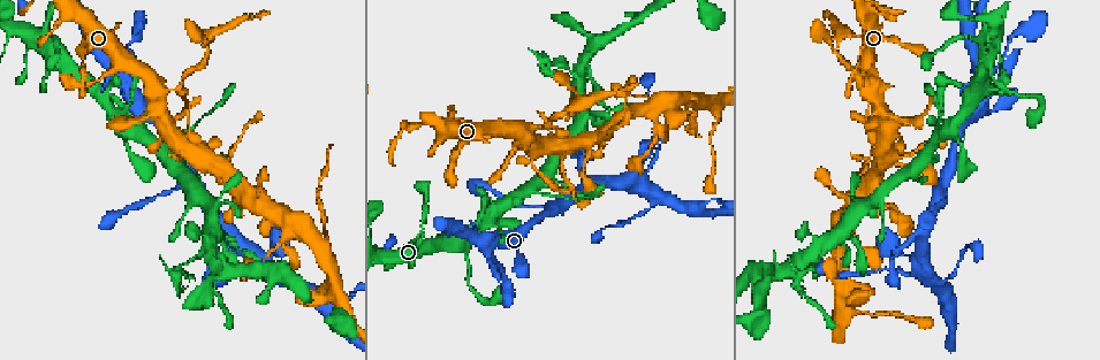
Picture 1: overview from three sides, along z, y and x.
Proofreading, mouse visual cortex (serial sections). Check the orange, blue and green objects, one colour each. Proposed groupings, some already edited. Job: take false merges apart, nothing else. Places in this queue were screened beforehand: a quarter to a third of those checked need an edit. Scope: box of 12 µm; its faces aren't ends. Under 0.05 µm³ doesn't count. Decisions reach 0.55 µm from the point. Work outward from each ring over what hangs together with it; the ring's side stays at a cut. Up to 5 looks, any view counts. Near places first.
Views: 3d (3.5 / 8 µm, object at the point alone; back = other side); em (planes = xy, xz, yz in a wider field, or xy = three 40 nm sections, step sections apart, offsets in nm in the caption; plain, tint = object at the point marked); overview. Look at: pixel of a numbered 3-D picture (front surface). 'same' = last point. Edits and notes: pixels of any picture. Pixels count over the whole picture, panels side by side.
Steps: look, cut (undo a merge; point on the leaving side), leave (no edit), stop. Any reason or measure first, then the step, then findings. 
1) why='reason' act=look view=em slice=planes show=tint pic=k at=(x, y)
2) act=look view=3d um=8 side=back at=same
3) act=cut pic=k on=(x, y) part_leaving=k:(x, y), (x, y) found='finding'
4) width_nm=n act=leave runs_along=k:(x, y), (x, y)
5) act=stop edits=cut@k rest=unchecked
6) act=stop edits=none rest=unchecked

act=look view=em slice=xy step=3 show=tint pic=1 at=(552, 123)

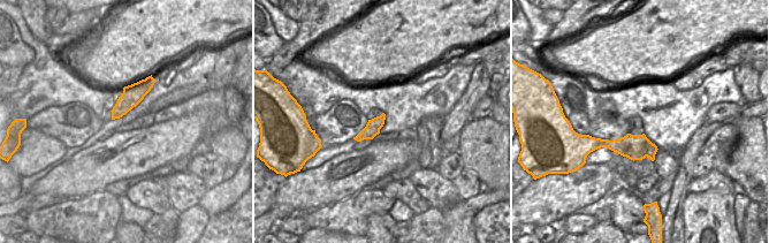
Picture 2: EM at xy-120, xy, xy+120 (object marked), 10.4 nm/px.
act=look view=3d um=3.5 at=same

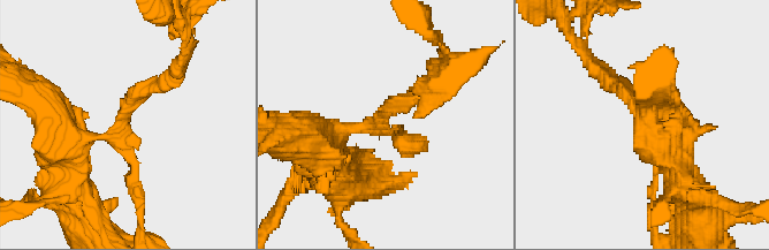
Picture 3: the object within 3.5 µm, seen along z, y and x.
act=cut pic=3 on=(630, 99) part_leaving=3:(111, 136), (179, 66) found='two cells meet here'

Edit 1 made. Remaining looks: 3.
why='a fork' act=look view=3d um=8 pic=1 at=(555, 203)

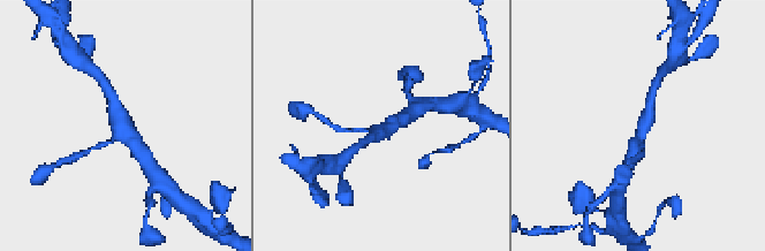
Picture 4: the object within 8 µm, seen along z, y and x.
arms=3 arm_widths_nm=100,350,400 act=look view=em slice=xy step=5 show=tint pic=4 at=(644, 129)

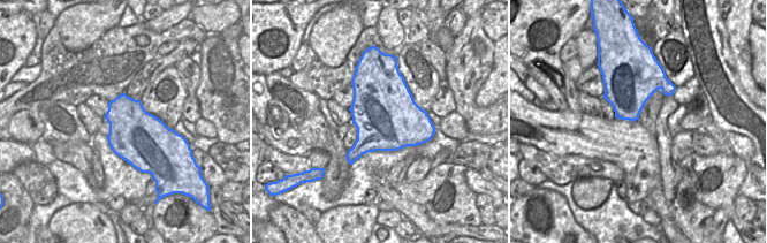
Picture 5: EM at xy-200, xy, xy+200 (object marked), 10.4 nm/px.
width_nm=650 act=leave runs_along=4:(113, 98), (118, 126), (144, 153) found='all the same cell'

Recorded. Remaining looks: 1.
act=stop edits=cut@3 rest=unchecked

